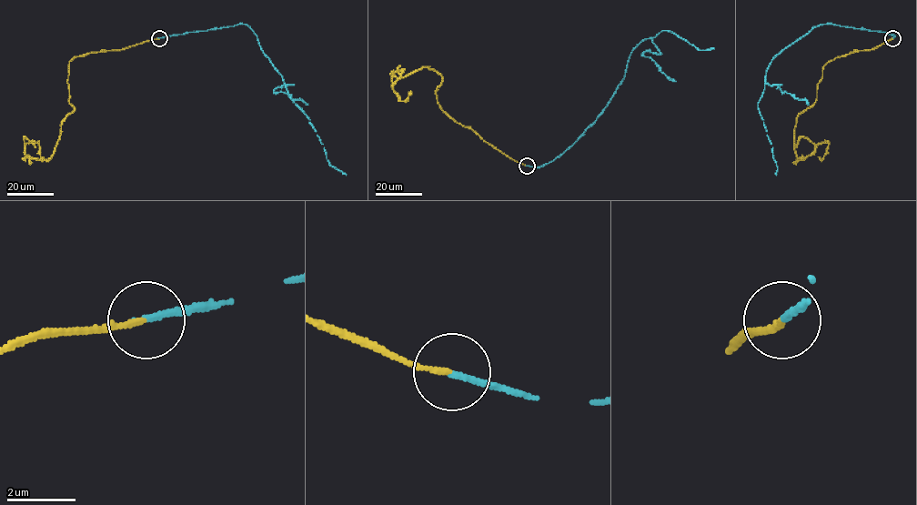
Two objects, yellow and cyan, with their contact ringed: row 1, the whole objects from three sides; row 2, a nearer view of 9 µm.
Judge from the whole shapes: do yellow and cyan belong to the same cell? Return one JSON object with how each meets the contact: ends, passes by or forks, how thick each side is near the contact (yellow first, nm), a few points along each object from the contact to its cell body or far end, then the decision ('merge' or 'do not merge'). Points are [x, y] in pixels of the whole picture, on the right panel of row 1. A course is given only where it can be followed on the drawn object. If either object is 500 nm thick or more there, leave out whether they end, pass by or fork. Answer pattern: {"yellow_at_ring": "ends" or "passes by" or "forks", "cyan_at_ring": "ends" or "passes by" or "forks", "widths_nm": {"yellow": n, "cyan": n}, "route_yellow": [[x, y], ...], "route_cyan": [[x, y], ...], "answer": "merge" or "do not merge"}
{"yellow_at_ring": "ends", "cyan_at_ring": "ends", "widths_nm": {"yellow": 150, "cyan": 190}, "route_yellow": [[892, 38], [822, 69], [816, 102], [799, 114], [793, 135], [799, 160], [828, 142], [818, 156]], "route_cyan": [[892, 38], [894, 35], [888, 34], [829, 23], [813, 26], [772, 59], [758, 104], [778, 167], [776, 175]], "answer": "merge"}

